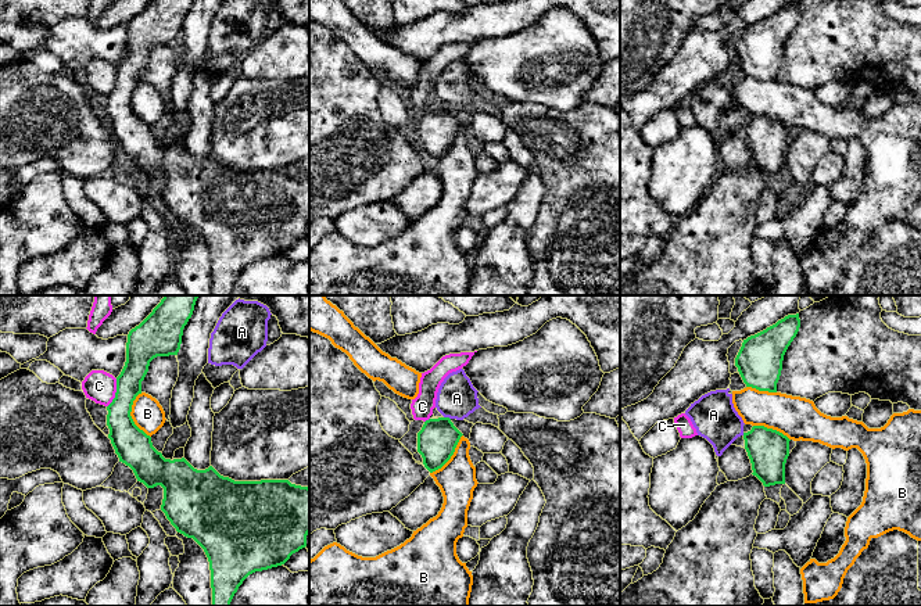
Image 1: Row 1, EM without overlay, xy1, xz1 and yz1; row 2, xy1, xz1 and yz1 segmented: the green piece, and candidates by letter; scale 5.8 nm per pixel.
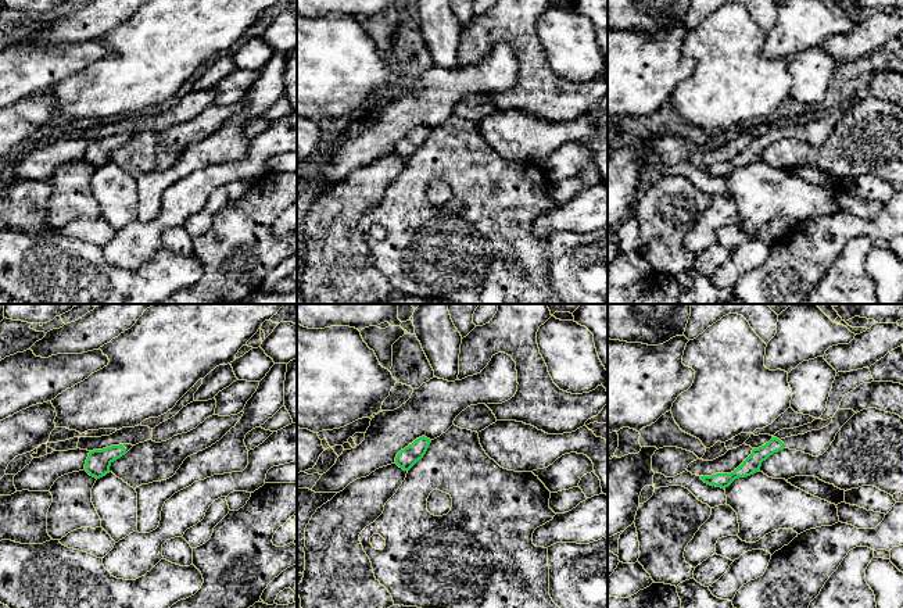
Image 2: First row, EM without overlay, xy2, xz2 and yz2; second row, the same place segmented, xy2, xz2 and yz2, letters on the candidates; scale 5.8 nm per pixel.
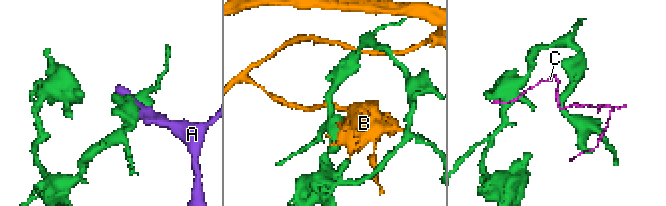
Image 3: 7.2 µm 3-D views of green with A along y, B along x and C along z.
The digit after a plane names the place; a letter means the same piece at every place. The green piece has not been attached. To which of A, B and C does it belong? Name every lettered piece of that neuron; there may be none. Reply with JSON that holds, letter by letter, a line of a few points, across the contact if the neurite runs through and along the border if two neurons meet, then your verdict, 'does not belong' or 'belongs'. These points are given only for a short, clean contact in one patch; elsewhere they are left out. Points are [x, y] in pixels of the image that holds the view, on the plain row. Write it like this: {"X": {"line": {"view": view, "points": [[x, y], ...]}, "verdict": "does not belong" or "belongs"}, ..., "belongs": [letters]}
{"A": {"verdict": "does not belong"}, "B": {"verdict": "does not belong"}, "C": {"verdict": "does not belong"}, "belongs": []}

